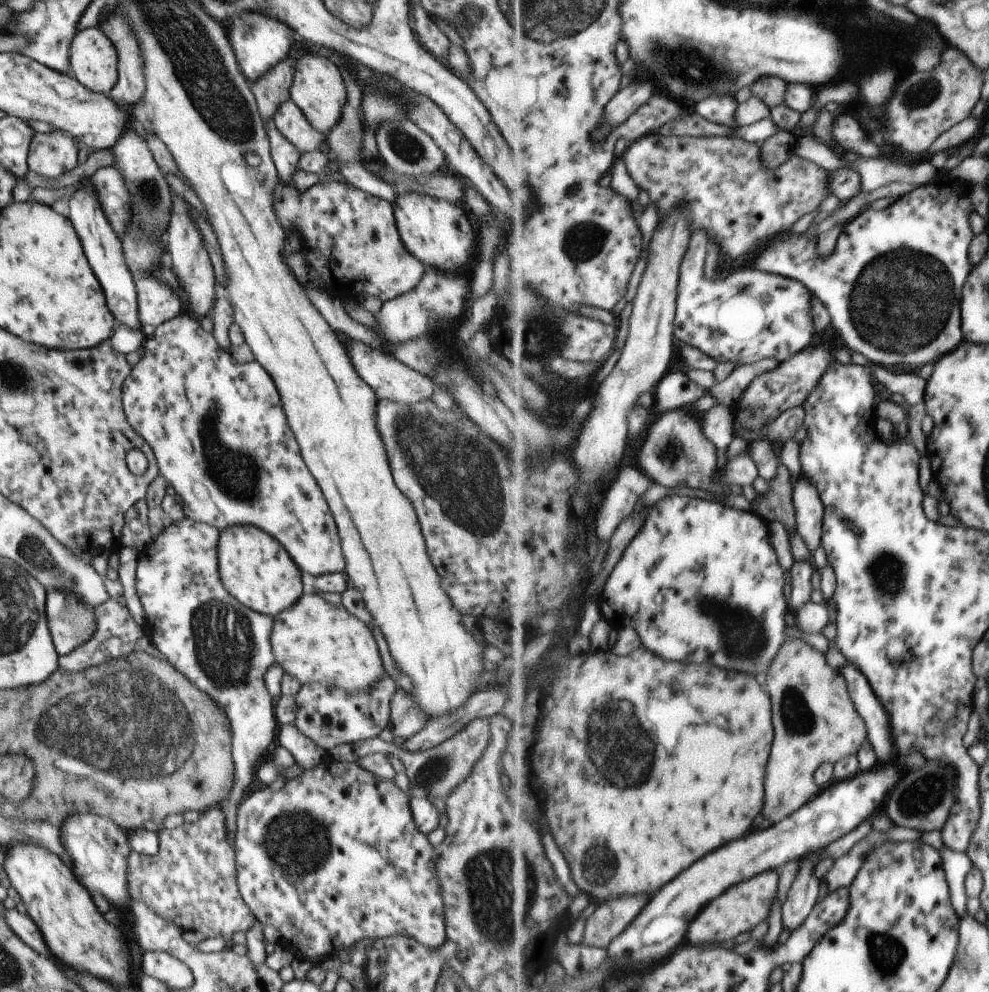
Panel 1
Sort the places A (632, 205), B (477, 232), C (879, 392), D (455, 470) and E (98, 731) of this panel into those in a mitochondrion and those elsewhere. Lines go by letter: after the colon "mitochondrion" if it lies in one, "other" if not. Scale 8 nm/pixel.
A: other
B: other
C: other
D: mitochondrion
E: mitochondrion

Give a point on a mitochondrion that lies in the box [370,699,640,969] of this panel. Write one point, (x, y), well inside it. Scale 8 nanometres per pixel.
(488, 875)

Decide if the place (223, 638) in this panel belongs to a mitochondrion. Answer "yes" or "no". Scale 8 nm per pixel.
yes

